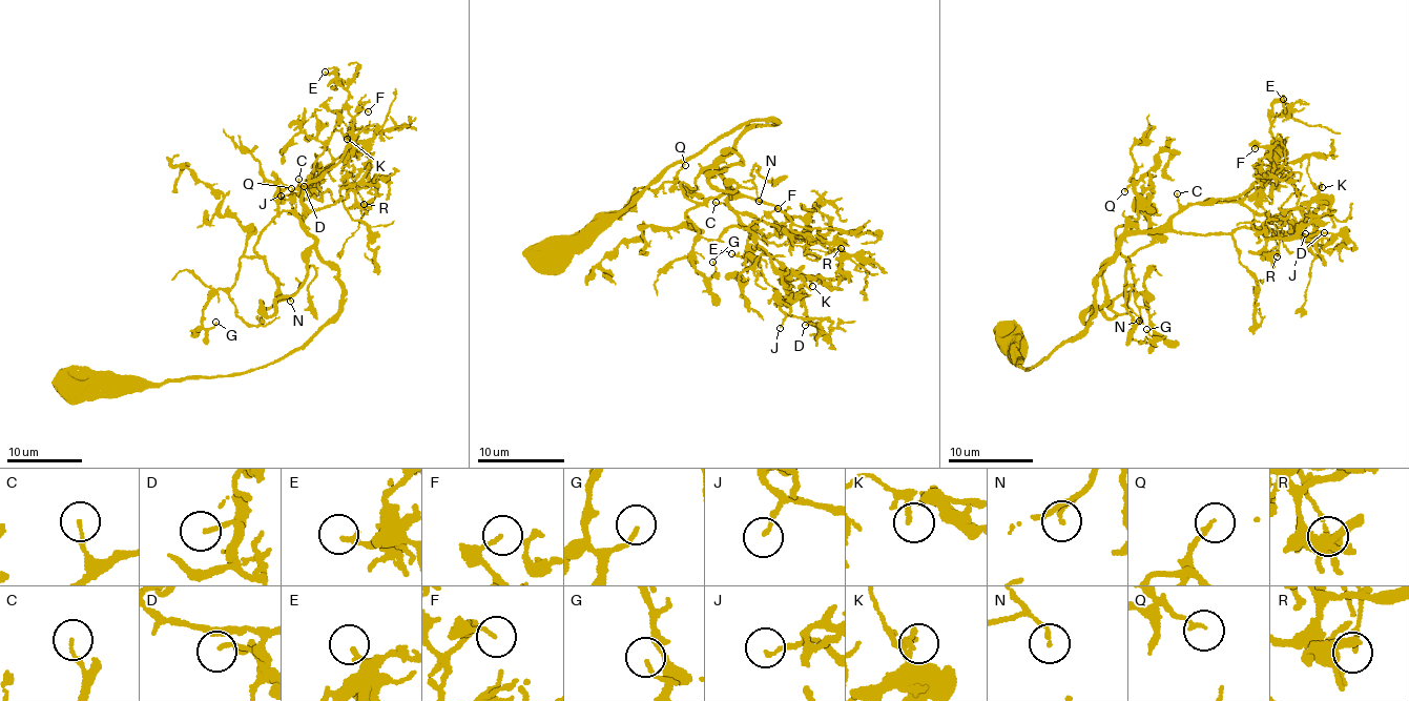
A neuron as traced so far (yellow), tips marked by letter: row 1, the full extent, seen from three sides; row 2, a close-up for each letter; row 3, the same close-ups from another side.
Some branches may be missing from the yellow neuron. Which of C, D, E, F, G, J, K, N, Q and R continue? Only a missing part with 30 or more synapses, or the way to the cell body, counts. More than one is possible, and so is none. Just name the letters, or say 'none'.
none

